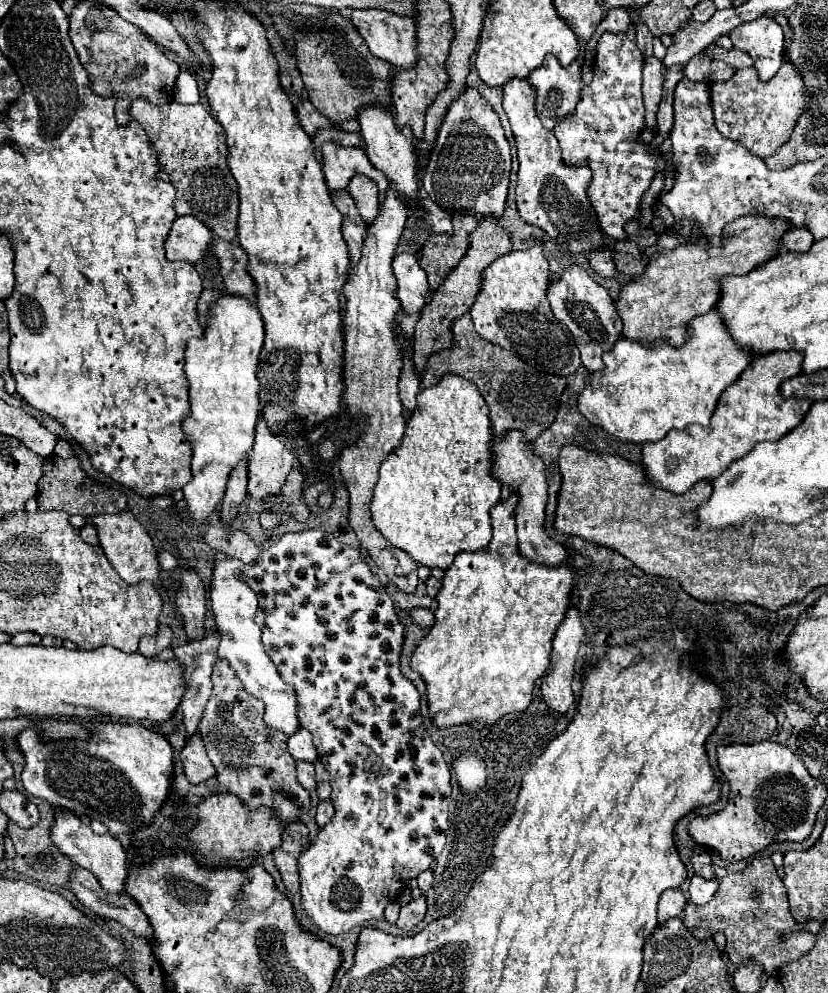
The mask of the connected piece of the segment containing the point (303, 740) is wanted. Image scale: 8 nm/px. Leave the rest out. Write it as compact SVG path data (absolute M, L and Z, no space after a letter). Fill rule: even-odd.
M298 729L298 733L290 735L288 739L288 749L292 753L292 757L296 759L304 759L304 761L316 761L316 749L312 743L312 737L306 729Z

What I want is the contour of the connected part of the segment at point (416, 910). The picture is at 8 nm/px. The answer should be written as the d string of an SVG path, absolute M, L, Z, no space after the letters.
M424 897L412 899L410 903L402 905L400 917L398 917L396 925L398 925L400 929L404 929L404 931L414 929L414 927L424 919L424 915L426 915L426 899L424 899Z

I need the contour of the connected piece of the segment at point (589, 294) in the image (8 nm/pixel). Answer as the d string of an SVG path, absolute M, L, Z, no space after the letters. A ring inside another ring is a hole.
M574 263L566 267L558 279L550 281L548 301L552 305L554 317L562 321L570 329L570 333L574 333L574 341L580 351L582 365L588 371L604 369L602 353L614 347L622 331L622 319L618 317L618 313L614 313L614 305L608 291L602 285L598 285L580 265Z

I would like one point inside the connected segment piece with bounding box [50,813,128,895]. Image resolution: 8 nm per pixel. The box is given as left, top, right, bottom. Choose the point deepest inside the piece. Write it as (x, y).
(102, 854)

